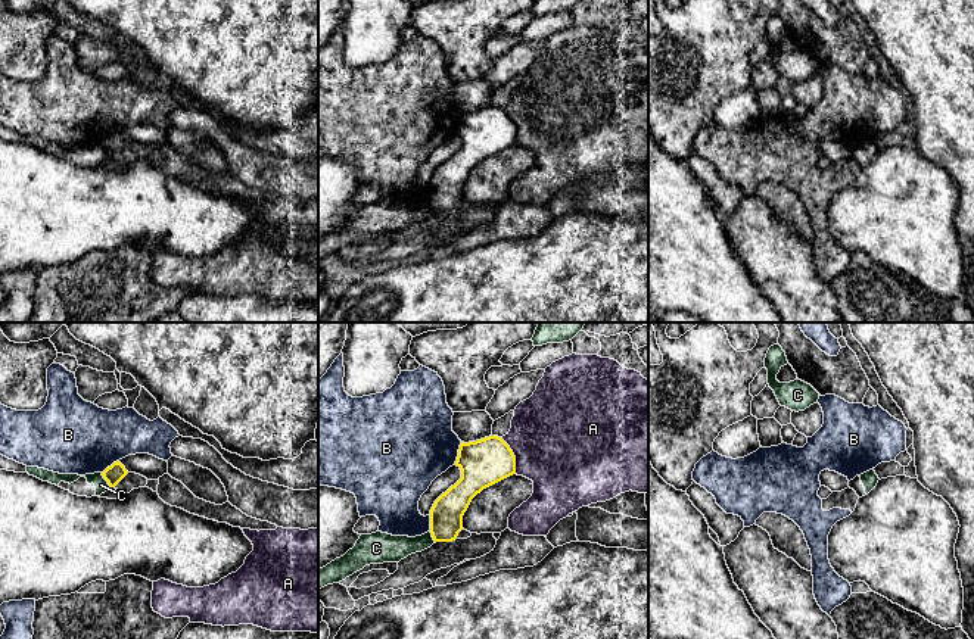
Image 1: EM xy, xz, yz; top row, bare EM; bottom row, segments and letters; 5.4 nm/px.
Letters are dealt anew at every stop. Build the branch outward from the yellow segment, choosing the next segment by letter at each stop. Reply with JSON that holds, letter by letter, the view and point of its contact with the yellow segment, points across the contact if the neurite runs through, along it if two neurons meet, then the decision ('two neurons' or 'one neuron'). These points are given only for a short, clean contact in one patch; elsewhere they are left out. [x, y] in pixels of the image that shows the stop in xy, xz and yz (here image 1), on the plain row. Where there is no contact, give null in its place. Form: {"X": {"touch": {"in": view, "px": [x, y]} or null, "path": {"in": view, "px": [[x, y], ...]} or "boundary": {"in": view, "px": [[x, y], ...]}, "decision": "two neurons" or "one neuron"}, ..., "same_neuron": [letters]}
{"A": {"touch": {"in": "xz", "px": [513, 125]}, "boundary": {"in": "xz", "px": [[500, 108], [514, 127], [516, 143]]}, "decision": "two neurons"}, "B": {"touch": {"in": "xz", "px": [459, 122]}, "decision": "two neurons"}, "C": {"touch": {"in": "xy", "px": [103, 147]}, "boundary": {"in": "xy", "px": [[100, 143], [109, 155]]}, "decision": "two neurons"}, "same_neuron": []}

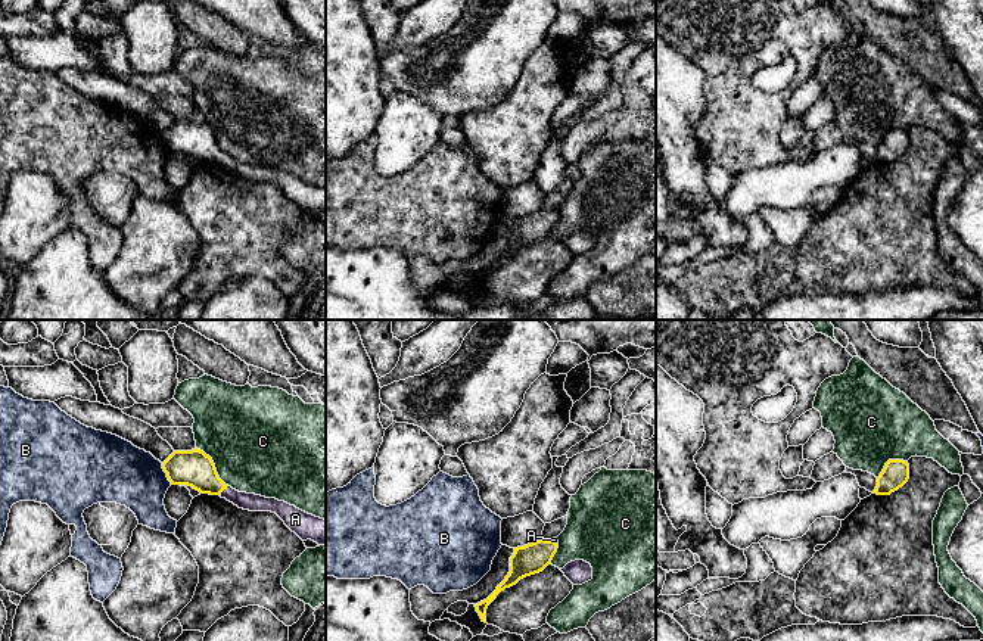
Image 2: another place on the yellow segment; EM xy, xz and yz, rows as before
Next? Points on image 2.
{"A": {"touch": {"in": "xy", "px": [223, 159]}, "path": {"in": "xy", "px": [[195, 139], [208, 152], [223, 159], [248, 171]]}, "decision": "one neuron"}, "B": {"touch": {"in": "xy", "px": [165, 142]}, "decision": "two neurons"}, "C": {"touch": {"in": "xy", "px": [214, 134]}, "boundary": {"in": "xy", "px": [[196, 117], [211, 128], [218, 148], [226, 155]]}, "decision": "two neurons"}, "same_neuron": ["A"]}

